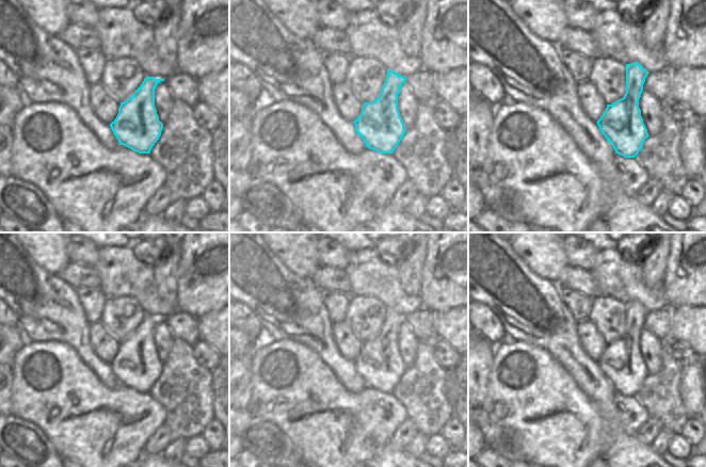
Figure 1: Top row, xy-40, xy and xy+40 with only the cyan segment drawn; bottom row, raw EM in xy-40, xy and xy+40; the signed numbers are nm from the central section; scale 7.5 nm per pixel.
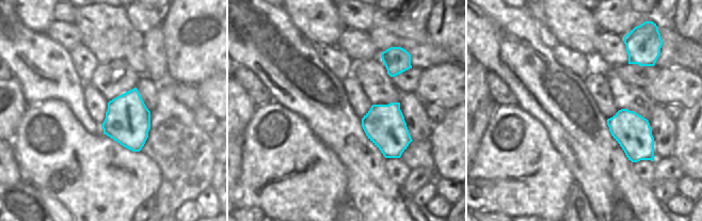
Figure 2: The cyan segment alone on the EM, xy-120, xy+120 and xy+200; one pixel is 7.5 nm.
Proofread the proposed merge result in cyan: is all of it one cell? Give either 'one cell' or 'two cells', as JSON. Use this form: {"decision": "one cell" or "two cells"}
{"decision": "one cell"}

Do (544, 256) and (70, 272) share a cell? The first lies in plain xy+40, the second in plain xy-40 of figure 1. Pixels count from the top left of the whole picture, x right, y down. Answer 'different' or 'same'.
different

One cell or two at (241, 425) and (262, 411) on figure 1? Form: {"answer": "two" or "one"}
{"answer": "two"}

